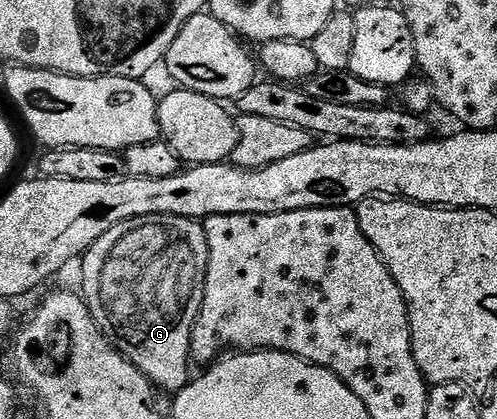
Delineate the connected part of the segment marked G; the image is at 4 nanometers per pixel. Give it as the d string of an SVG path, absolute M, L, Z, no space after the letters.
M171 213L128 219L127 221L122 221L116 227L112 227L104 235L100 235L100 239L96 239L93 247L86 250L80 264L82 264L80 296L85 301L94 324L98 325L103 335L150 380L155 390L162 391L162 389L167 389L170 395L178 394L192 380L192 372L190 373L190 369L192 370L190 340L194 330L194 321L200 315L200 307L204 303L204 283L206 282L206 272L208 271L208 243L206 242L205 228L193 217L177 217Z

